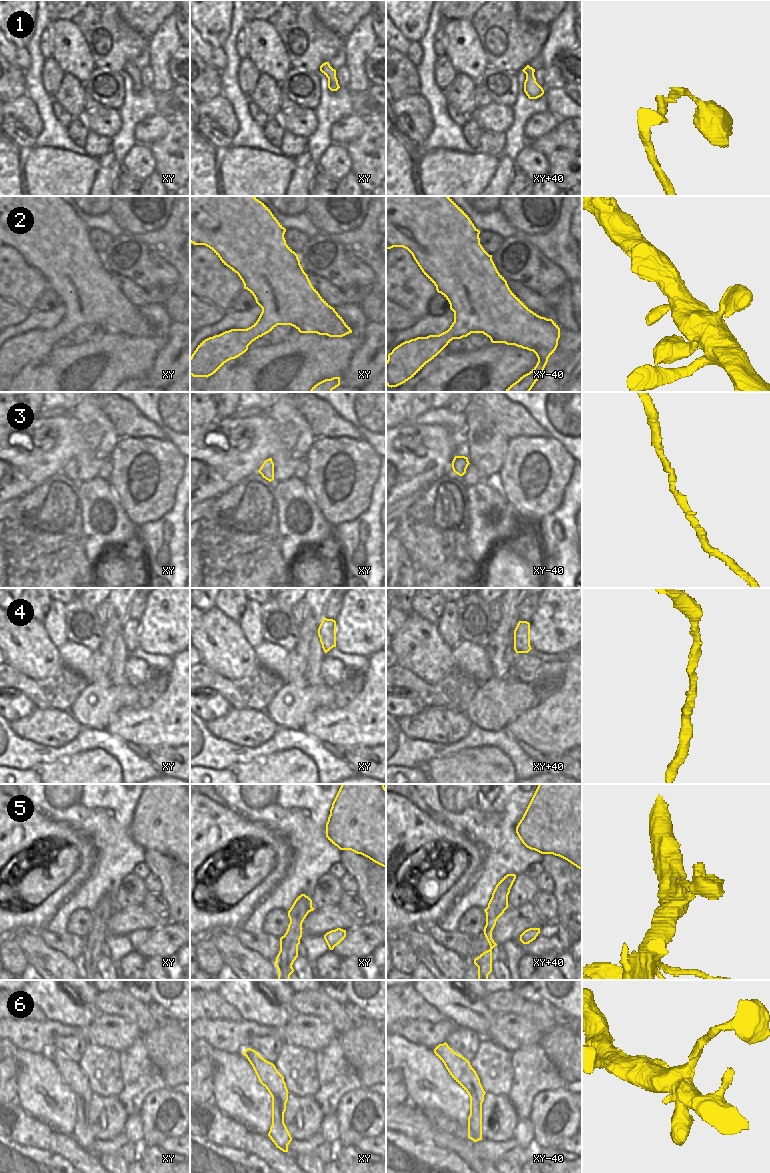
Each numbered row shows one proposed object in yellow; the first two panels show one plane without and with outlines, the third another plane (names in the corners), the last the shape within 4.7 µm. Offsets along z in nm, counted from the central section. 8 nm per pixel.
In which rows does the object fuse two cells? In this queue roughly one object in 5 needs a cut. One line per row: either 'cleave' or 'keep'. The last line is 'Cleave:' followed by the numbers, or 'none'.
1: keep
2: keep
3: keep
4: keep
5: keep
6: keep
Cleave: none

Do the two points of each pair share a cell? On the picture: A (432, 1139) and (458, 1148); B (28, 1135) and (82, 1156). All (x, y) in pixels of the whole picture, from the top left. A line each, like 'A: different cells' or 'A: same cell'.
A: same cell
B: same cell

